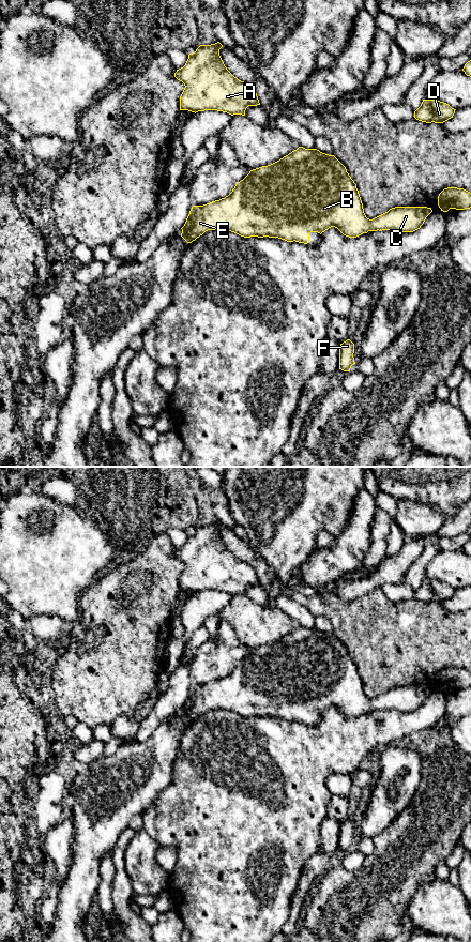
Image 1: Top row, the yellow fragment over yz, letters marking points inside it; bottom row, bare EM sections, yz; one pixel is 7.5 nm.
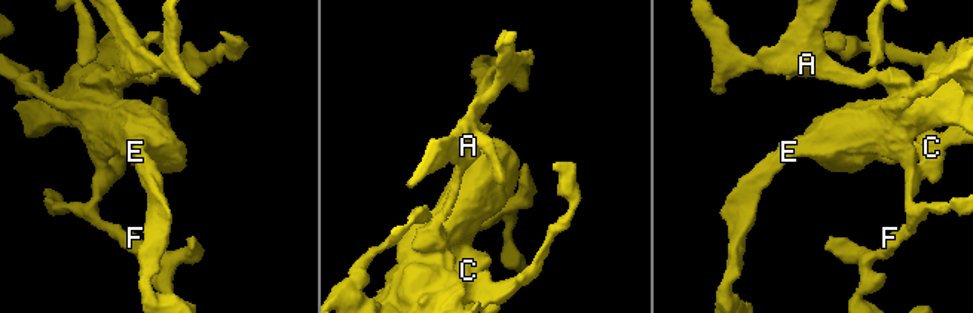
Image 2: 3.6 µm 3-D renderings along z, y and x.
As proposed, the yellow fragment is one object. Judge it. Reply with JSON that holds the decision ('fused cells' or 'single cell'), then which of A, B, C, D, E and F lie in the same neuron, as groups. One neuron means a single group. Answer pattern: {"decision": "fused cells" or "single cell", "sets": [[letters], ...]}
{"decision": "single cell", "sets": [["A", "B", "C", "D", "E", "F"]]}

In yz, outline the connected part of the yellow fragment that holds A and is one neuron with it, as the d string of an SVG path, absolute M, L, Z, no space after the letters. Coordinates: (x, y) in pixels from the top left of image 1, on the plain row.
M217 521L211 525L200 525L195 532L188 534L185 545L174 552L174 557L185 565L180 576L180 590L192 592L217 590L231 595L245 595L248 586L260 584L256 569L248 563L239 560L225 546L219 529L223 525Z

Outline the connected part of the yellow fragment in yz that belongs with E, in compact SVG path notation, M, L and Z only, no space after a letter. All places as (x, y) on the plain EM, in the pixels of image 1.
M299 626L271 644L250 650L225 678L193 685L181 716L192 723L208 710L224 709L244 717L269 716L307 724L310 712L321 714L331 706L349 717L377 710L413 712L431 692L427 686L395 686L369 699L346 647L334 635Z

